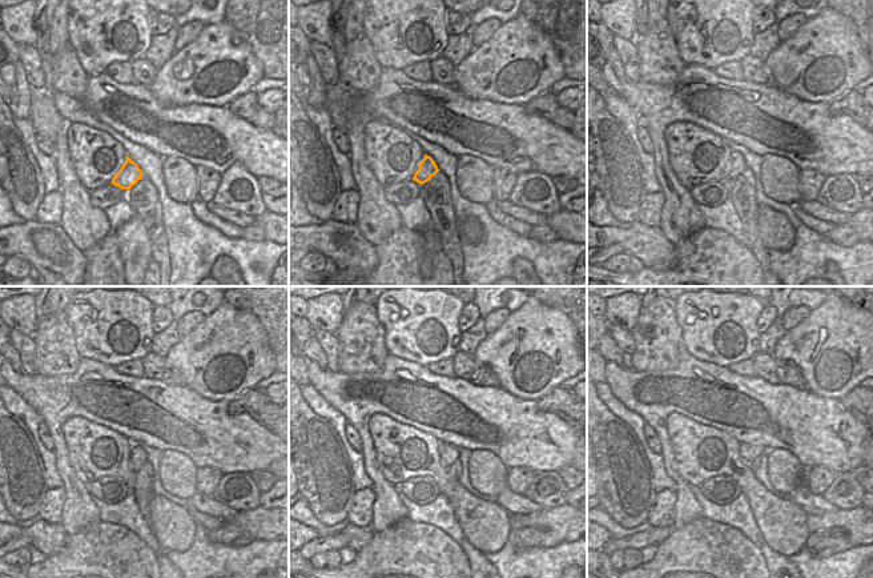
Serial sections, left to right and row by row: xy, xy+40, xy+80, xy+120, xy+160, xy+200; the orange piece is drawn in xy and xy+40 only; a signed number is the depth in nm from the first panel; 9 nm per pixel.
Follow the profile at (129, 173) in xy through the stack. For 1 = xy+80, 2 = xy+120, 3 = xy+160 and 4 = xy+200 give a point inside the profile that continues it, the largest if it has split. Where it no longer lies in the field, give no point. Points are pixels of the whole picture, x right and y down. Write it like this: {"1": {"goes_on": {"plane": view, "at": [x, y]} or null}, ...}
{"1": {"goes_on": {"plane": "xy+80", "at": [735, 165]}}, "2": {"goes_on": {"plane": "xy+120", "at": [139, 460]}}, "3": {"goes_on": {"plane": "xy+160", "at": [449, 454]}}, "4": {"goes_on": {"plane": "xy+200", "at": [748, 452]}}}

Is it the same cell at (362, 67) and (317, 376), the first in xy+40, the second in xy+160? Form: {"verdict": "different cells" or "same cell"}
{"verdict": "different cells"}

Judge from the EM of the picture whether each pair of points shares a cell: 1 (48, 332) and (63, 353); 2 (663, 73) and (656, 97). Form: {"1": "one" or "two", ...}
{"1": "one", "2": "two"}

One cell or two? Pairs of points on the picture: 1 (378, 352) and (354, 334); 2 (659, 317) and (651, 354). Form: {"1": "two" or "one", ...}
{"1": "one", "2": "one"}

